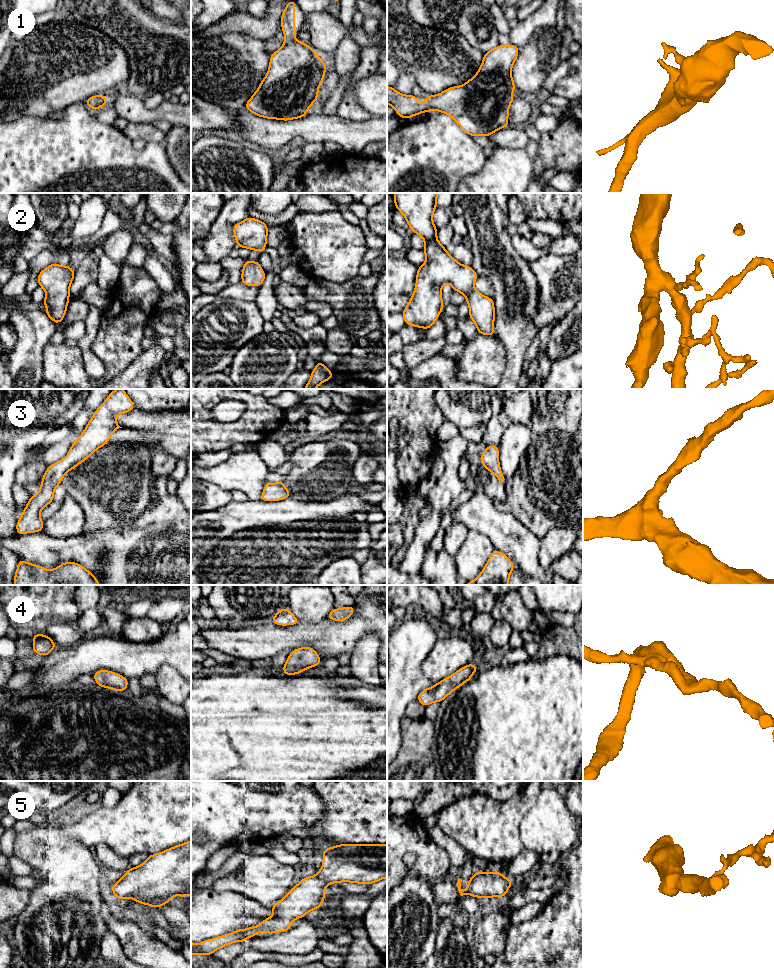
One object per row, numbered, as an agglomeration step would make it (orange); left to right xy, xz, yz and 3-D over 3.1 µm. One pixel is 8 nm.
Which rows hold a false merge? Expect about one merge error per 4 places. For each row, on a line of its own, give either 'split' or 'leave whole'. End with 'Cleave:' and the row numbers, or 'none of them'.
1: leave whole
2: leave whole
3: leave whole
4: leave whole
5: leave whole
Cleave: none of them

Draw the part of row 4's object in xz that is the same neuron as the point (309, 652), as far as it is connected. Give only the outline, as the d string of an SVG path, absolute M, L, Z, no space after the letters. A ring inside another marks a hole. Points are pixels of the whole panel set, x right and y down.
M301 647L293 650L283 666L285 675L295 675L304 672L307 668L321 664L320 656L311 647Z

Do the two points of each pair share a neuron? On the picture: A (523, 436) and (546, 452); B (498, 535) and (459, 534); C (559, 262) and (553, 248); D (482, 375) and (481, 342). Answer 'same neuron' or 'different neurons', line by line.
A: different neurons
B: different neurons
C: different neurons
D: same neuron

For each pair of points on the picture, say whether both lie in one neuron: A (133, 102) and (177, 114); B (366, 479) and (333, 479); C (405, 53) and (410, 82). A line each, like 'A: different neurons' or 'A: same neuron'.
A: same neuron
B: different neurons
C: different neurons

